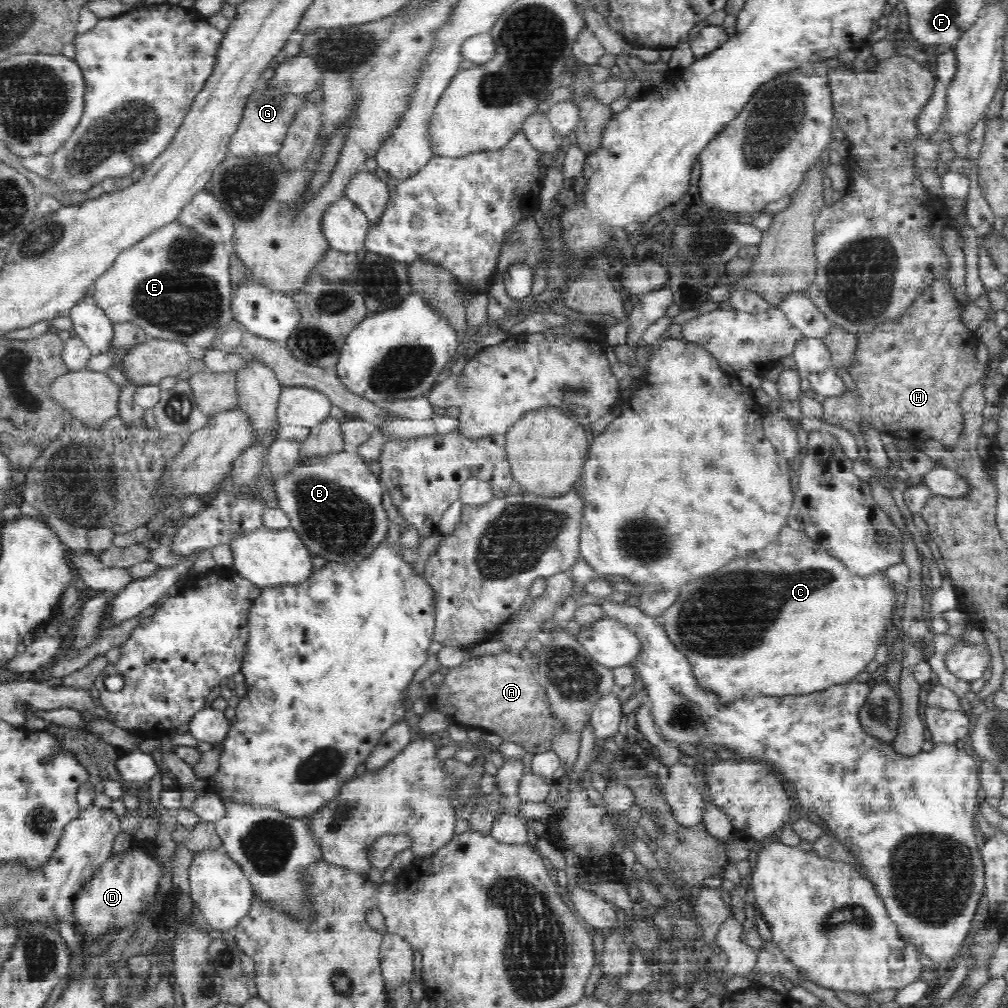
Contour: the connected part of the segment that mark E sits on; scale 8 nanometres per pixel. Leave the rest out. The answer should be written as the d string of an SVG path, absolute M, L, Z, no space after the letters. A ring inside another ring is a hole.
M176 220L125 248L114 264L93 280L85 298L92 298L113 324L133 323L146 331L152 339L180 341L191 350L210 348L212 339L217 337L217 331L234 322L230 307L233 298L230 259L228 244L212 242Z

